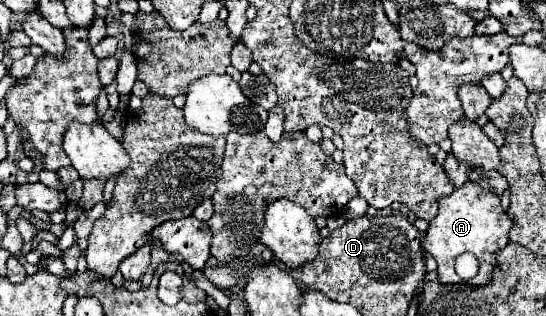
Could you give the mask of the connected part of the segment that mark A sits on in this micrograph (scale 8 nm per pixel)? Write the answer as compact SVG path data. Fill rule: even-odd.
M465 182L461 188L455 188L453 194L443 196L439 204L439 214L429 222L427 240L423 248L437 260L437 274L441 282L463 282L481 286L491 280L493 268L497 266L495 254L509 244L509 230L513 228L513 218L507 210L501 208L501 196L483 188L477 182ZM463 252L471 252L479 258L479 274L469 280L463 280L455 272L455 258Z

